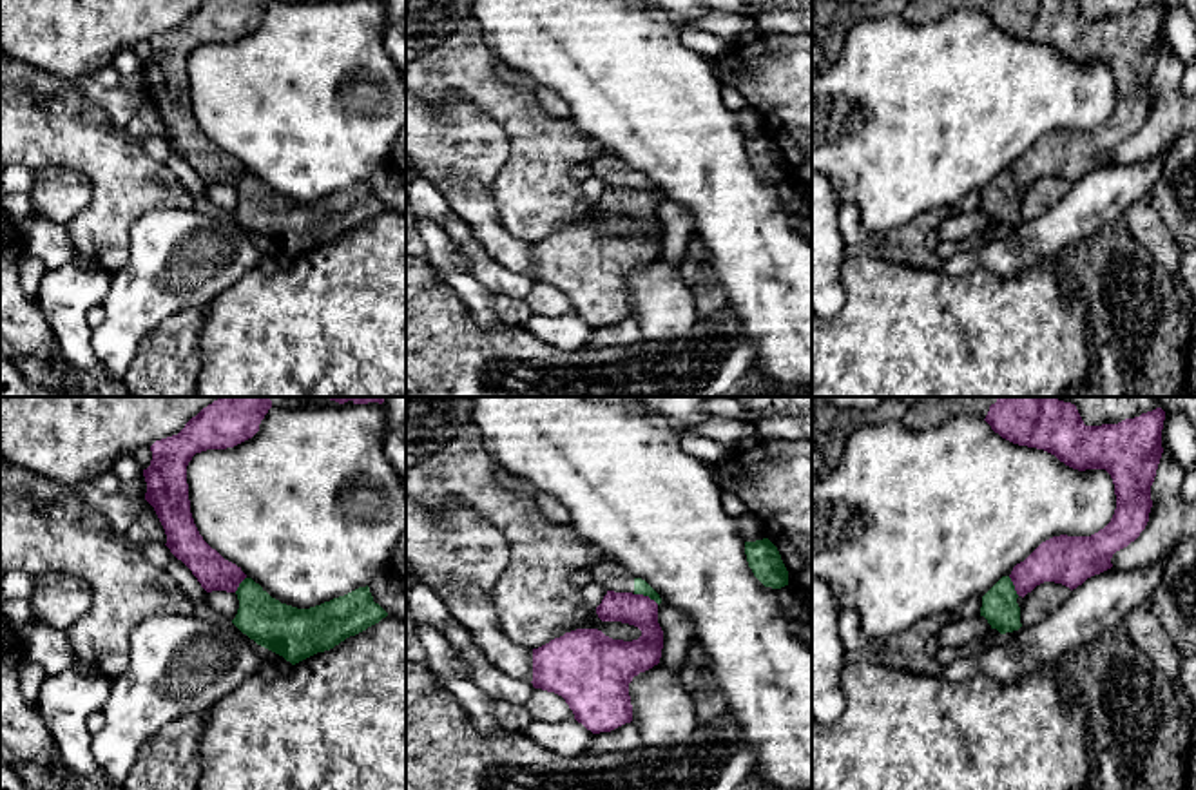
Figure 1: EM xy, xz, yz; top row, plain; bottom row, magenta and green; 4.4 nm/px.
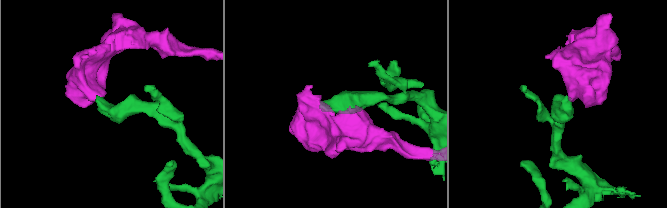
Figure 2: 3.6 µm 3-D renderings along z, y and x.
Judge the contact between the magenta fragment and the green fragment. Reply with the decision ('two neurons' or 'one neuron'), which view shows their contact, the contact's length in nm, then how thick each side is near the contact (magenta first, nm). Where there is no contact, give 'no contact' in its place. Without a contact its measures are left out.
two neurons | xz | 120 nm | 140/60 nm

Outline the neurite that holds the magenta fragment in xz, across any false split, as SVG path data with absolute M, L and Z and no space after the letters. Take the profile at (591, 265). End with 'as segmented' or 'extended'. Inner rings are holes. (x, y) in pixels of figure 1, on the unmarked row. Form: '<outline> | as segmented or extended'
M607 185L596 201L602 216L634 219L641 230L612 234L598 223L576 223L533 243L533 281L565 294L593 328L632 315L629 277L660 257L663 225L658 198L643 188Z | as segmented

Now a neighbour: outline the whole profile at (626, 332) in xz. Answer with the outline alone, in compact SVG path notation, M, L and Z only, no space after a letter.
M625 317L611 326L593 328L591 337L584 342L584 350L603 350L616 346L631 346L643 337L640 319Z

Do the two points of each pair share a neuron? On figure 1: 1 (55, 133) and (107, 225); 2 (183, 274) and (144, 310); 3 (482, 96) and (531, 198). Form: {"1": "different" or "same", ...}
{"1": "same", "2": "same", "3": "same"}

